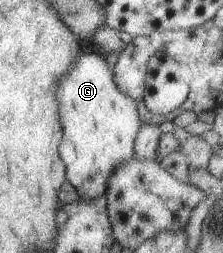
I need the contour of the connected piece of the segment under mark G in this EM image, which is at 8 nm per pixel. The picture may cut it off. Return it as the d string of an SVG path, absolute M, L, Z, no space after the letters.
M84 42L80 57L58 82L63 138L58 150L68 182L80 200L93 202L105 195L110 176L134 157L134 144L142 127L133 99L124 95L113 78L110 60Z

